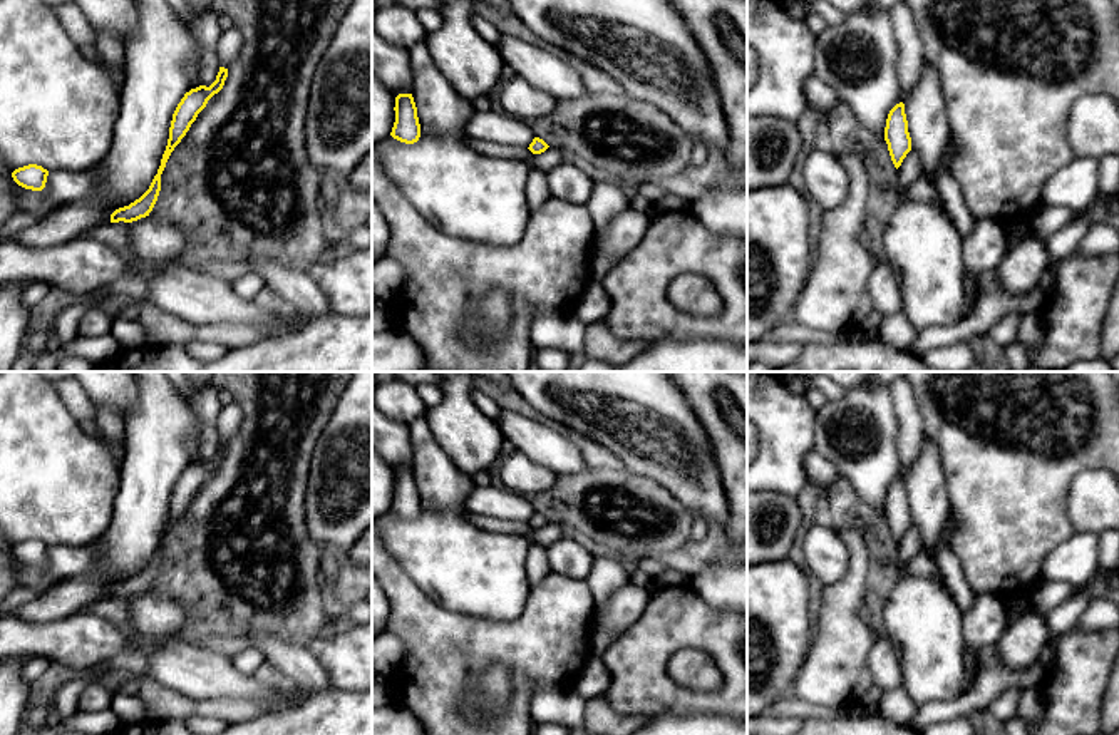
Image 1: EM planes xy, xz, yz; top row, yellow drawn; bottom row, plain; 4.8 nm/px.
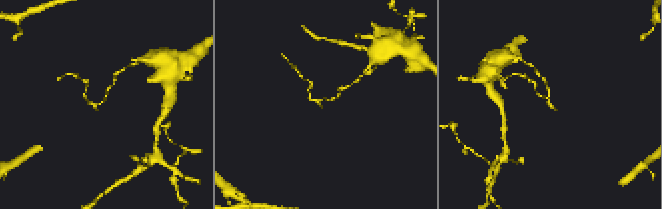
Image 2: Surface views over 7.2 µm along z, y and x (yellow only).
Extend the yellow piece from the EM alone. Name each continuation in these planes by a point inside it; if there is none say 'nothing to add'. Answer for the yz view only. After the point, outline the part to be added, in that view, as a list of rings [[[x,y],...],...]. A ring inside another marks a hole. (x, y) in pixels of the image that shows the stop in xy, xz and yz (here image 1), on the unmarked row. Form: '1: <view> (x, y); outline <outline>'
nothing to add

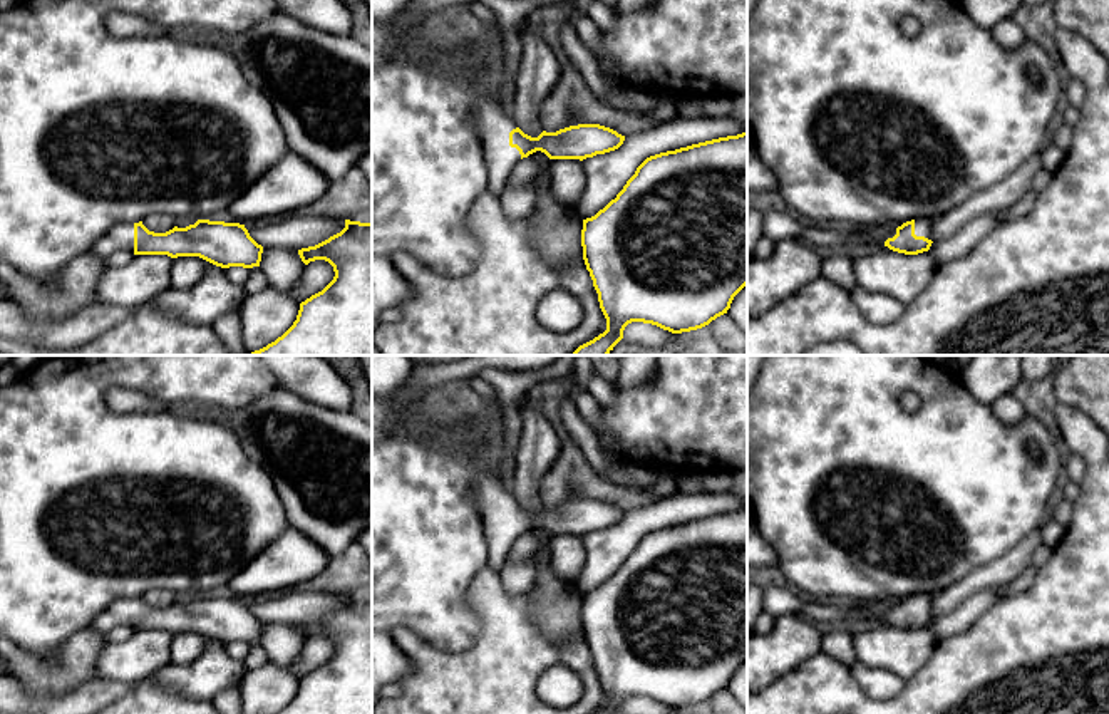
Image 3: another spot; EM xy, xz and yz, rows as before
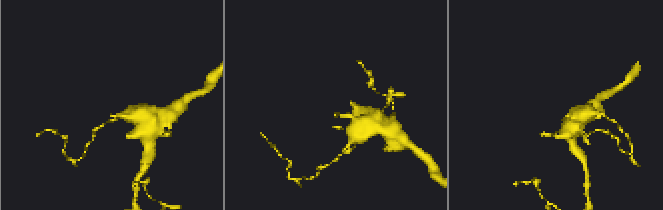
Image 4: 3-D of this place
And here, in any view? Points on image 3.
1: xz (491, 500); outline [[[487,474],[472,484],[472,504],[482,521],[487,543],[487,565],[499,572],[521,536],[516,523],[509,521],[509,508],[516,498],[503,486],[498,476]]]

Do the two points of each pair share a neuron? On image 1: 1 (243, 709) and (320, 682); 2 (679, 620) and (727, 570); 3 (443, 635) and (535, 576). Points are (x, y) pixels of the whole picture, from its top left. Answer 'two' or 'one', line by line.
1: two
2: two
3: two

